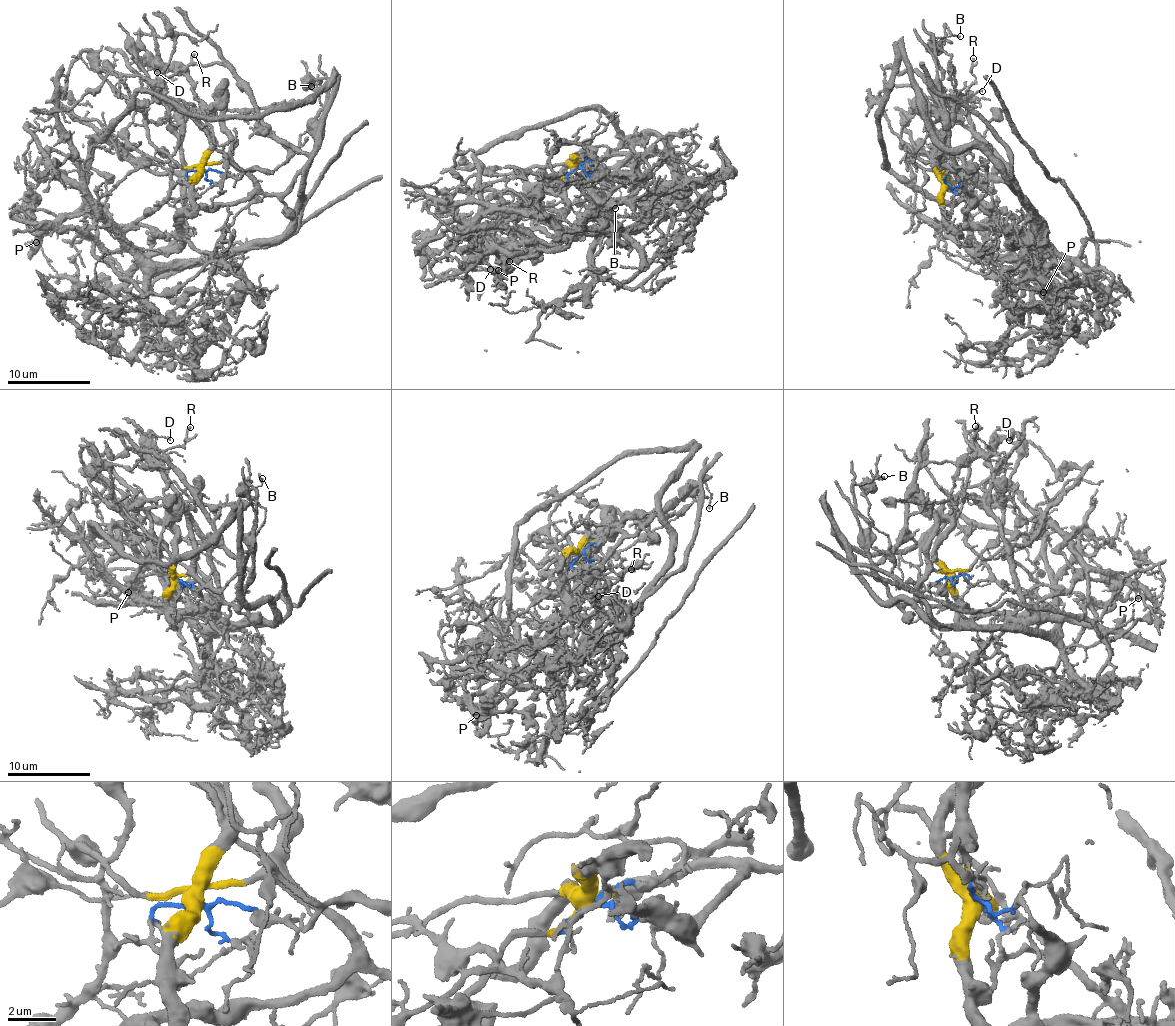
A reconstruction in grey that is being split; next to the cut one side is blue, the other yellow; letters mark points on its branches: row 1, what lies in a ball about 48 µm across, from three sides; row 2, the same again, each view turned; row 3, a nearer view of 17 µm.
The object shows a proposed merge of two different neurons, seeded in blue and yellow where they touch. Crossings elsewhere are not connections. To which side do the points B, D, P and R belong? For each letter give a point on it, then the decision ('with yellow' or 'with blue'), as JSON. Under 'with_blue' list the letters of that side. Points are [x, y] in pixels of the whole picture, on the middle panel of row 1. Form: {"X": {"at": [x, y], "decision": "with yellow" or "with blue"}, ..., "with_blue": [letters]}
{"B": {"at": [615, 208], "decision": "with blue"}, "D": {"at": [490, 269], "decision": "with yellow"}, "P": {"at": [498, 270], "decision": "with blue"}, "R": {"at": [509, 261], "decision": "with yellow"}, "with_blue": ["B", "P"]}

